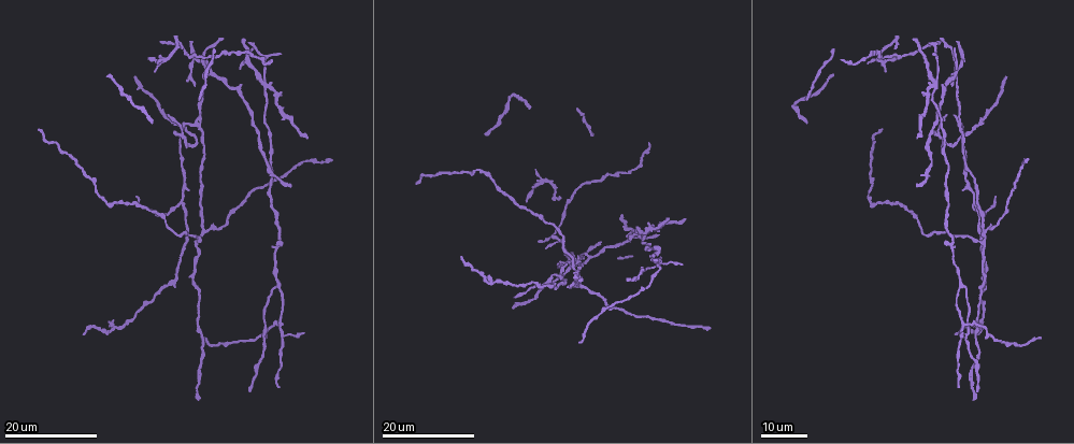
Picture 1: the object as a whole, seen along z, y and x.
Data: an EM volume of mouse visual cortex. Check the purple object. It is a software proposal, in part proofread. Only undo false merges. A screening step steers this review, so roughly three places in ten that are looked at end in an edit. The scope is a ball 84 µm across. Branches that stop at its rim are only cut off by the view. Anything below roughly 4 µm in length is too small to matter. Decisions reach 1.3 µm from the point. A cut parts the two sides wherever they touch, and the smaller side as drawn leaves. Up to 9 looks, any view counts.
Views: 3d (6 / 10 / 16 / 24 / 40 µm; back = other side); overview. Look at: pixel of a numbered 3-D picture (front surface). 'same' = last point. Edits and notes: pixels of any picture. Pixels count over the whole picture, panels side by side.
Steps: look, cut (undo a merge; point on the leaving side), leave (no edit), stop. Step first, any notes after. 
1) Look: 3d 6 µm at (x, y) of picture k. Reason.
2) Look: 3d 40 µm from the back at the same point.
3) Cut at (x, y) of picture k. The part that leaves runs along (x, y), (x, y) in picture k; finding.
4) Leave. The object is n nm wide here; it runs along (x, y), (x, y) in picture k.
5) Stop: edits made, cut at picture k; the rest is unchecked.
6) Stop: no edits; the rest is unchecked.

Look: 3d 16 µm at (590, 258) of picture 1. Side arm on a straight run.

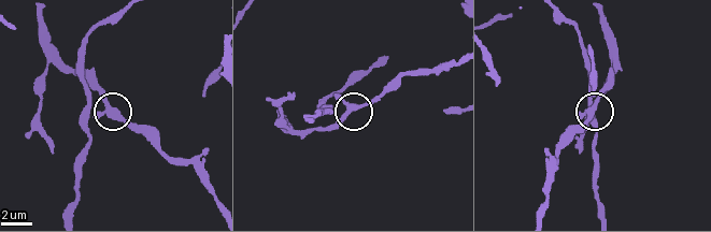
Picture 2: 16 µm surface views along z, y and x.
Look: 3d 10 µm at (347, 111) of picture 2.

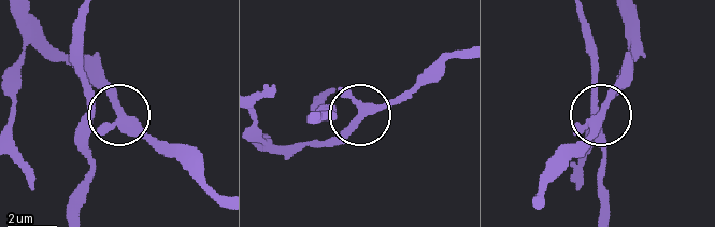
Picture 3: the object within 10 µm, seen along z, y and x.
Look: 3d 10 µm from the back at (602, 110) of picture 3.

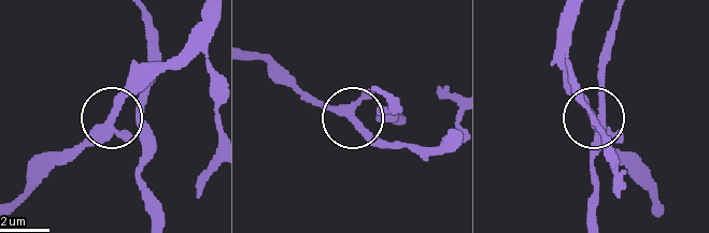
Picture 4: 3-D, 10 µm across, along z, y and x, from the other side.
Leave. It runs along (593, 194), (599, 141), (609, 133), (564, 82) in picture 4; all the same neuron.

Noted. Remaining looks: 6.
Look: 3d 16 µm at (985, 231) of picture 1. Four arms meet.

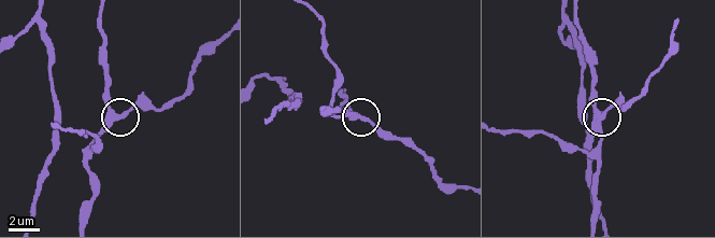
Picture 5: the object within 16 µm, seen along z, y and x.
Look: 3d 6 µm at (599, 118) of picture 5. Zoom in.

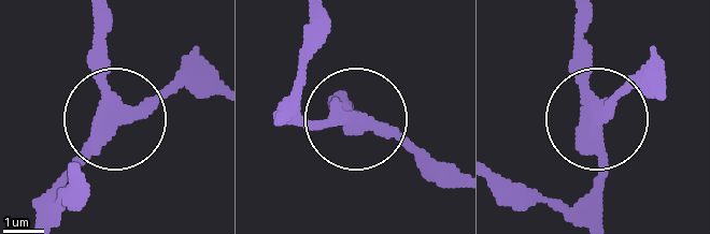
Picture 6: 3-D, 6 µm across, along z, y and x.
Look: 3d 6 µm from the back at (120, 115) of picture 6. Other side.

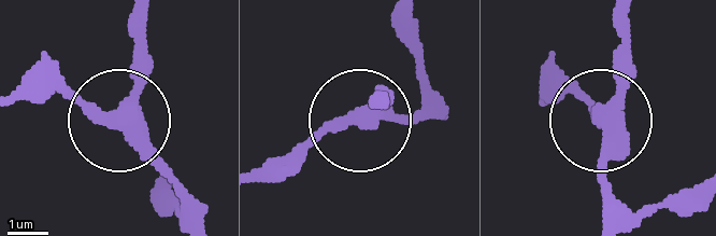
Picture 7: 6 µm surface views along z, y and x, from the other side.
Leave. The side arm is 39 µm long; it runs along (138, 23), (138, 84), (117, 112), (97, 112), (48, 67) in picture 7; all the same neuron.

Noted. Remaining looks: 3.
Look: 3d 16 µm at (283, 335) of picture 1. Side arm on a straight run.

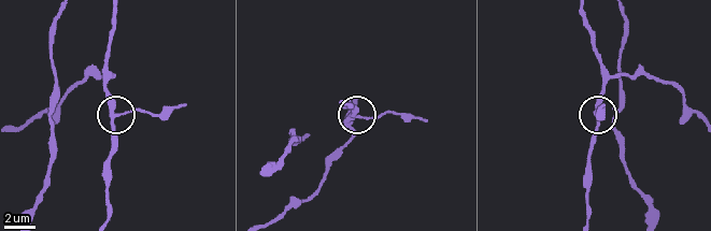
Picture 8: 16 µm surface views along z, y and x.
Look: 3d 10 µm at (114, 115) of picture 8.

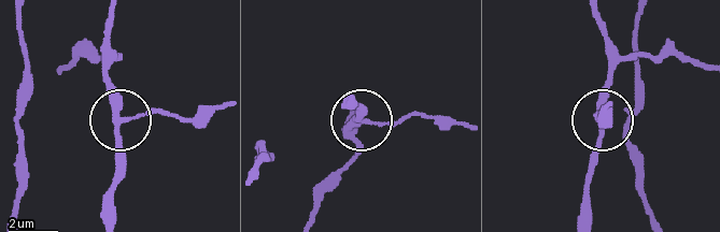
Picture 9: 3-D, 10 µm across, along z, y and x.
Cut at (155, 109) of picture 9. The side arm is 5 µm long; the part that leaves runs along (125, 119), (147, 113), (203, 119), (222, 109) in picture 9; two neurons meet here.

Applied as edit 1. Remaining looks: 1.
Stop: edits made, cut at picture 9; the rest is unchecked.

